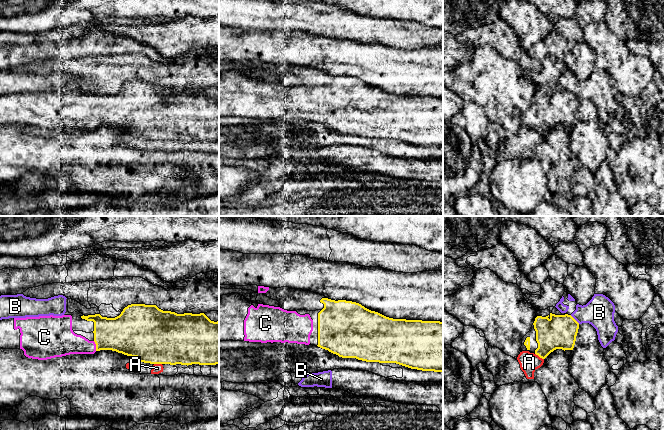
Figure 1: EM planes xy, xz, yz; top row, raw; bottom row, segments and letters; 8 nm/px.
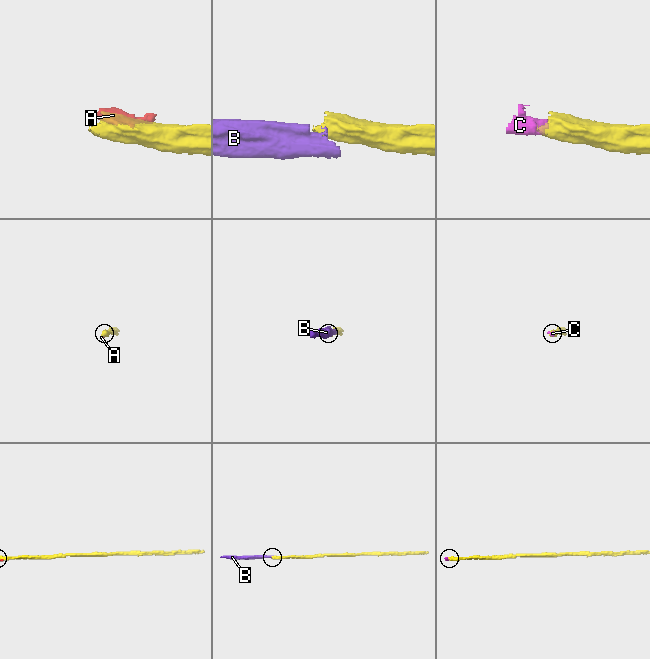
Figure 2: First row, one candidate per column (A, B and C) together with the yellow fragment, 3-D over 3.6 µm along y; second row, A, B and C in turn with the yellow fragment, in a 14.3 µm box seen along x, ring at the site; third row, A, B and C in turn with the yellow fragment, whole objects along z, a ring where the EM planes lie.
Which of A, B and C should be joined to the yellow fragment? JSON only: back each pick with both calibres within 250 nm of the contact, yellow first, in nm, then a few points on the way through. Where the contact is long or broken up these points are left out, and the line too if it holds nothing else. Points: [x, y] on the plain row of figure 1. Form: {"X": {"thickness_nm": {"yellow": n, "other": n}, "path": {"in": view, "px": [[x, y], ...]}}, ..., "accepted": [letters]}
{"C": {"thickness_nm": {"yellow": 300, "other": 200}}, "accepted": ["C"]}

